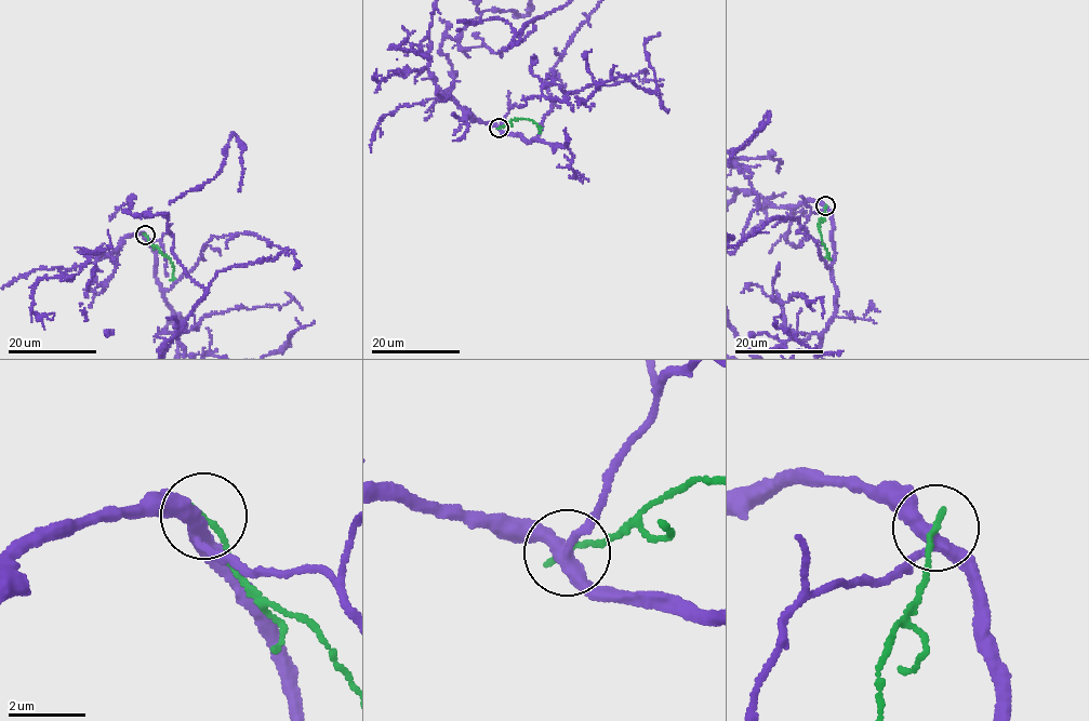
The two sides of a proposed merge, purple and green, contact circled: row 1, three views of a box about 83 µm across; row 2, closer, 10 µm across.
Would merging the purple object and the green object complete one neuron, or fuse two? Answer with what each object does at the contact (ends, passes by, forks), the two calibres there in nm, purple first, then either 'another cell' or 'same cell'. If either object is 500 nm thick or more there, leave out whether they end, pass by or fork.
purple forks | green ends | 320/170 nm | another cell

